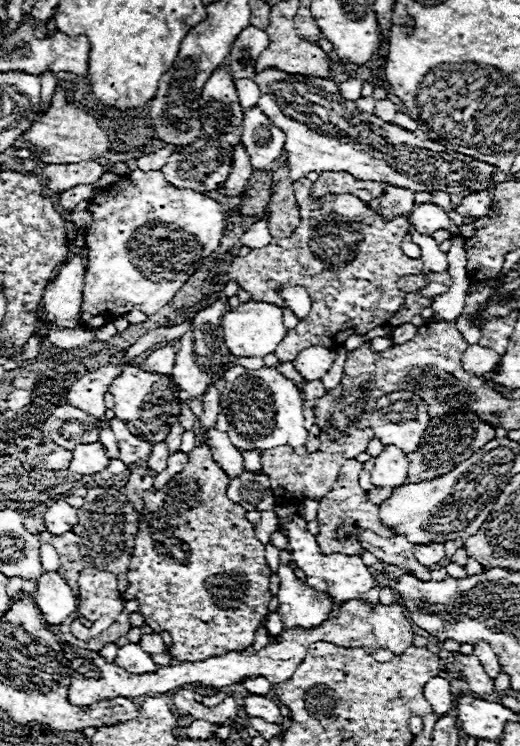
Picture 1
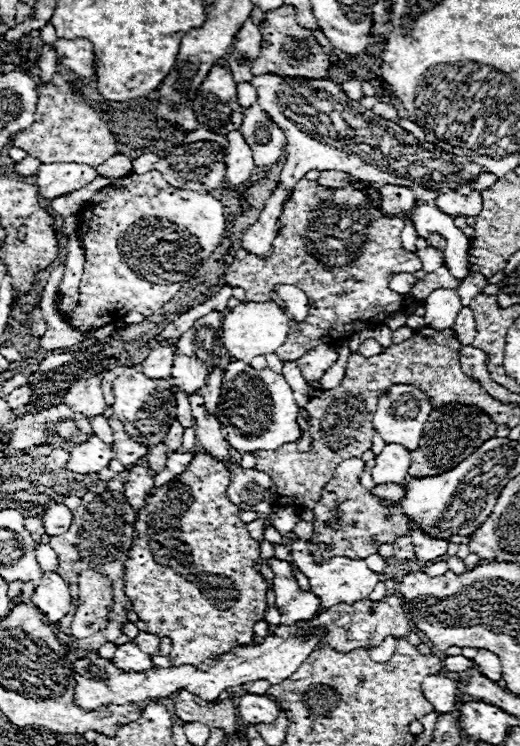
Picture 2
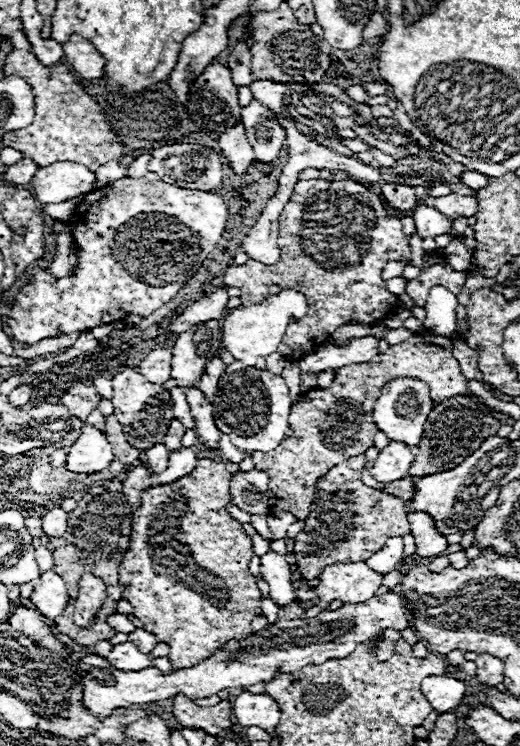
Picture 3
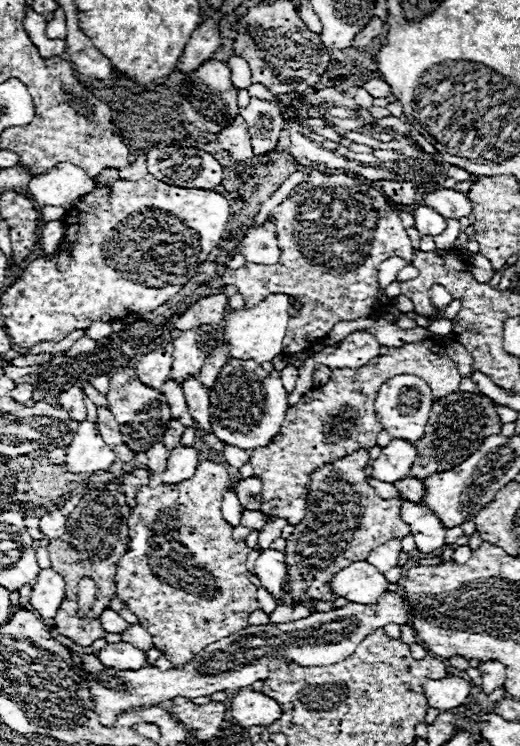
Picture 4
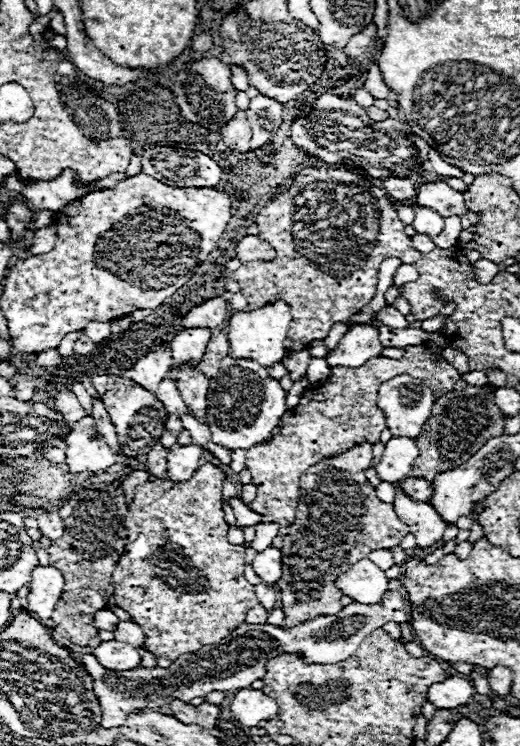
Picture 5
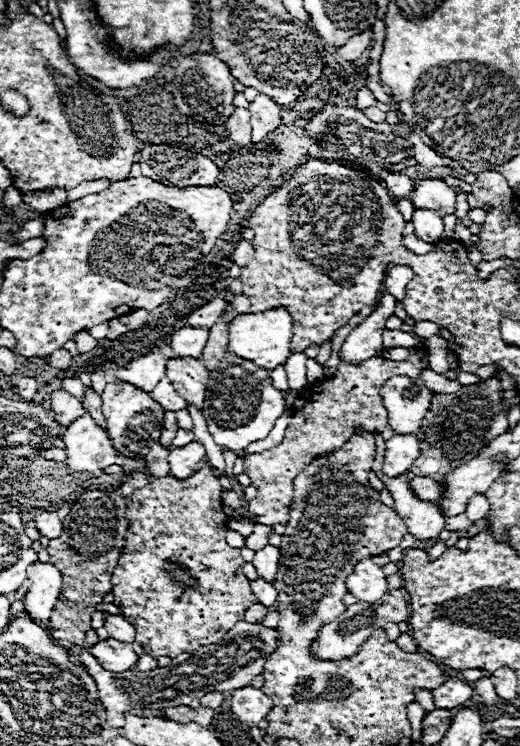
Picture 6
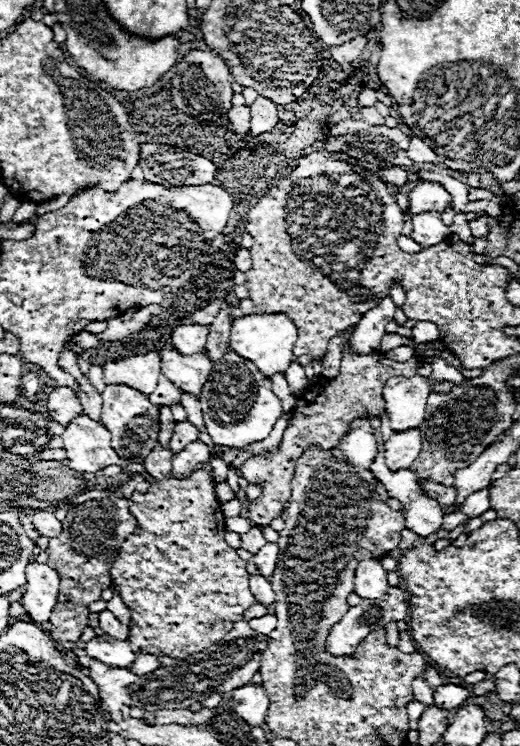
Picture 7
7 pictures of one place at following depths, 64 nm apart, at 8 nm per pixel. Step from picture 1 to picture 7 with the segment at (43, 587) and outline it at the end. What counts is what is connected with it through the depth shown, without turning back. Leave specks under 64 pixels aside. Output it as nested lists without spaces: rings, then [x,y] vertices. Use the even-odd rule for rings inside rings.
[[[30,564],[30,582],[20,598],[20,604],[34,622],[48,622],[58,598],[60,578],[48,564]]]

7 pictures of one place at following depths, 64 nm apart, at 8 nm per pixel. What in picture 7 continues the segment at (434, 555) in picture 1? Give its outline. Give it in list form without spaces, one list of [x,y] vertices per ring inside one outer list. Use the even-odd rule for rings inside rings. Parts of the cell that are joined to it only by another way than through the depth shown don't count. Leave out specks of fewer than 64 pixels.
[[[370,416],[369,419],[372,427],[375,429],[376,440],[378,442],[378,453],[370,466],[370,470],[372,470],[374,476],[376,476],[376,480],[384,484],[384,488],[388,490],[388,494],[390,494],[392,498],[396,498],[396,500],[402,502],[402,514],[404,514],[404,520],[406,520],[406,528],[408,528],[408,530],[412,530],[412,532],[418,534],[418,536],[430,536],[430,534],[438,532],[438,530],[442,528],[442,518],[444,518],[442,506],[440,506],[436,500],[432,500],[432,498],[428,498],[428,496],[424,494],[422,484],[420,484],[420,478],[416,476],[416,472],[412,472],[412,470],[396,470],[396,472],[388,470],[388,466],[386,466],[386,462],[384,462],[384,441],[380,432],[381,422],[373,416]]]

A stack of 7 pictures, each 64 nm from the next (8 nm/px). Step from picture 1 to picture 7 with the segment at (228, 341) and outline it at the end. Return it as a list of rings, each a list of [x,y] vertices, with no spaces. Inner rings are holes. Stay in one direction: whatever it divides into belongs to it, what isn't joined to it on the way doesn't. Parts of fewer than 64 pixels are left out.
[[[284,314],[242,316],[242,318],[236,318],[232,322],[232,330],[230,330],[230,348],[238,356],[242,356],[246,360],[252,360],[266,378],[272,378],[274,374],[286,374],[286,368],[294,360],[292,348],[294,348],[296,340],[298,340],[296,326]]]

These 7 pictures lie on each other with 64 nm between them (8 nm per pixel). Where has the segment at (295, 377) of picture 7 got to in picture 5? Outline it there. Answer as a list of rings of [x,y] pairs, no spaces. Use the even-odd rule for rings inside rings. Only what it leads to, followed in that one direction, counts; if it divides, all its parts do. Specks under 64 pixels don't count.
[[[302,350],[302,352],[292,352],[292,354],[288,354],[288,356],[282,360],[284,366],[286,366],[286,370],[290,372],[290,378],[292,378],[294,384],[304,378],[306,366],[308,366],[308,360],[310,360],[310,358],[312,358],[312,356],[308,354],[308,350]]]

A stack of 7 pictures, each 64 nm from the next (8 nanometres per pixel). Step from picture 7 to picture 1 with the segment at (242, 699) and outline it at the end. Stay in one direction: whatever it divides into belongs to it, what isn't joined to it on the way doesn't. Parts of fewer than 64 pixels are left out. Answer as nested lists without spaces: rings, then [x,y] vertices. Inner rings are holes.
[[[256,694],[246,696],[244,710],[246,710],[246,716],[250,718],[262,718],[266,722],[282,722],[280,708],[266,696],[256,696]]]

